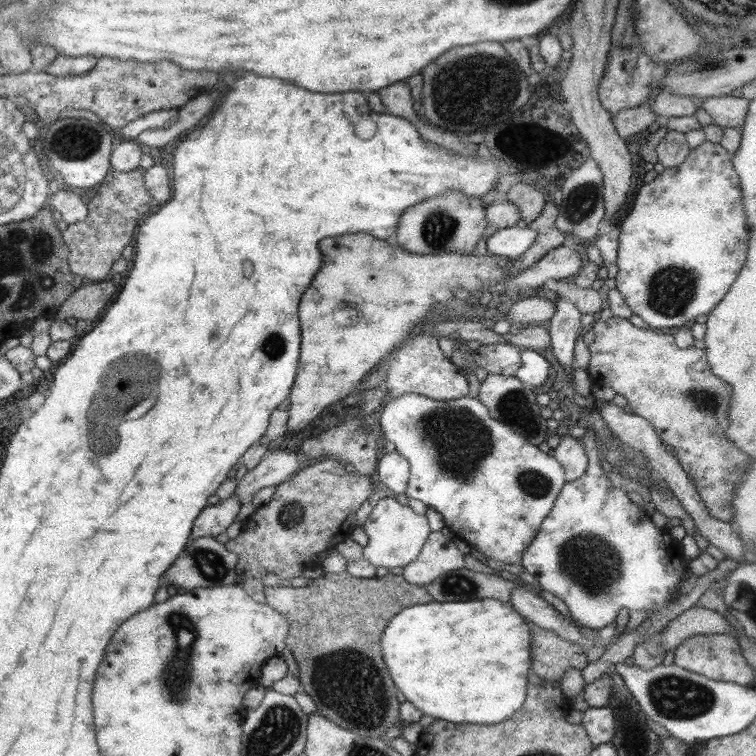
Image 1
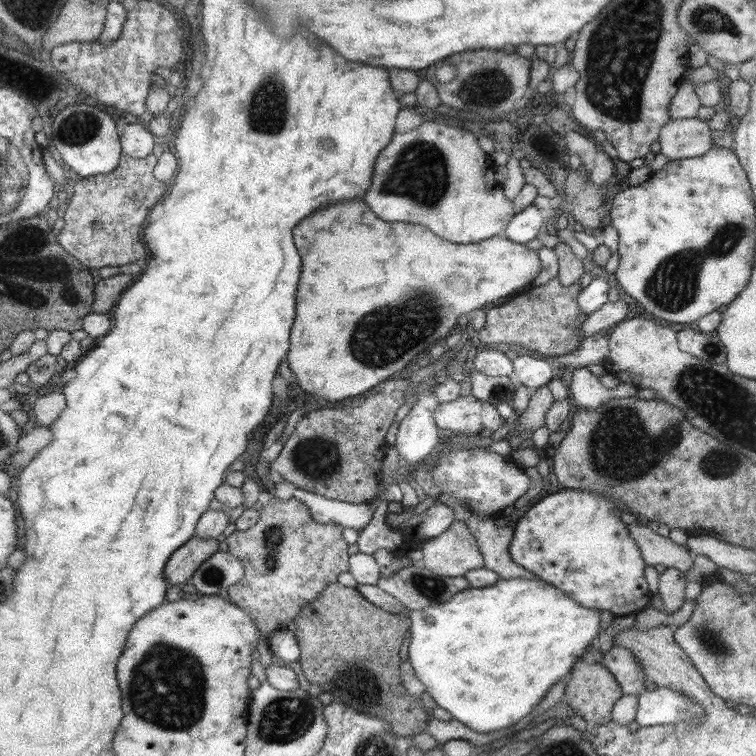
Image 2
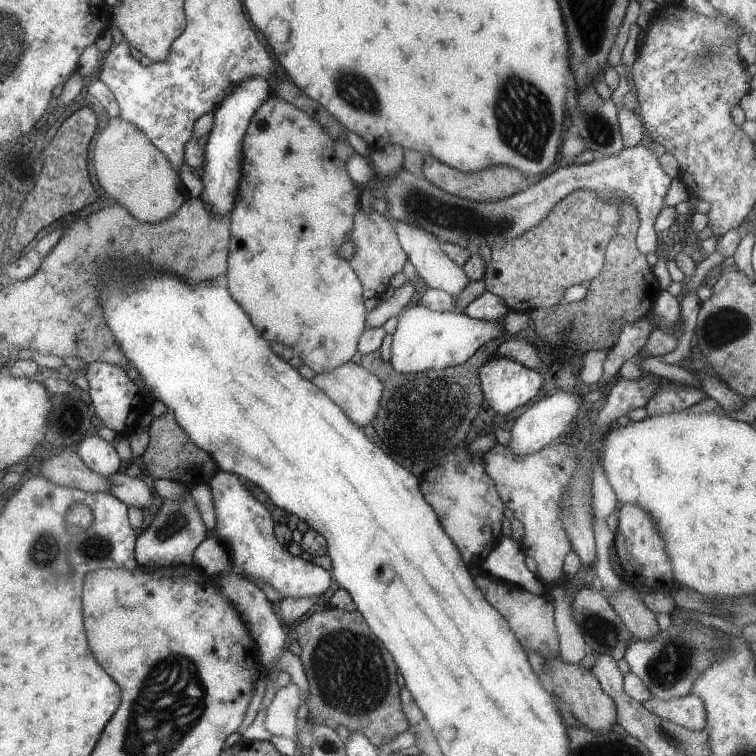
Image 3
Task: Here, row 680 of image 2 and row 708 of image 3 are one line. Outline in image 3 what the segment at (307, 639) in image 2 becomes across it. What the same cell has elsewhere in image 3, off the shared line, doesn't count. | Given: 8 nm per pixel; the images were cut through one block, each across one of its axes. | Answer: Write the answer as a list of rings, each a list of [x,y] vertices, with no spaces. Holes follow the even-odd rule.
[[[327,606],[327,610],[319,608],[312,610],[304,618],[288,628],[288,638],[296,640],[301,648],[298,656],[308,682],[309,692],[304,695],[303,703],[308,708],[307,720],[317,724],[327,725],[335,730],[337,725],[345,726],[351,731],[361,731],[373,744],[380,745],[389,742],[397,734],[409,730],[407,718],[402,706],[399,706],[400,692],[395,682],[397,666],[391,654],[383,648],[383,644],[371,634],[370,626],[359,611],[344,611]],[[361,674],[379,674],[383,682],[377,684],[375,680],[361,676]]]

